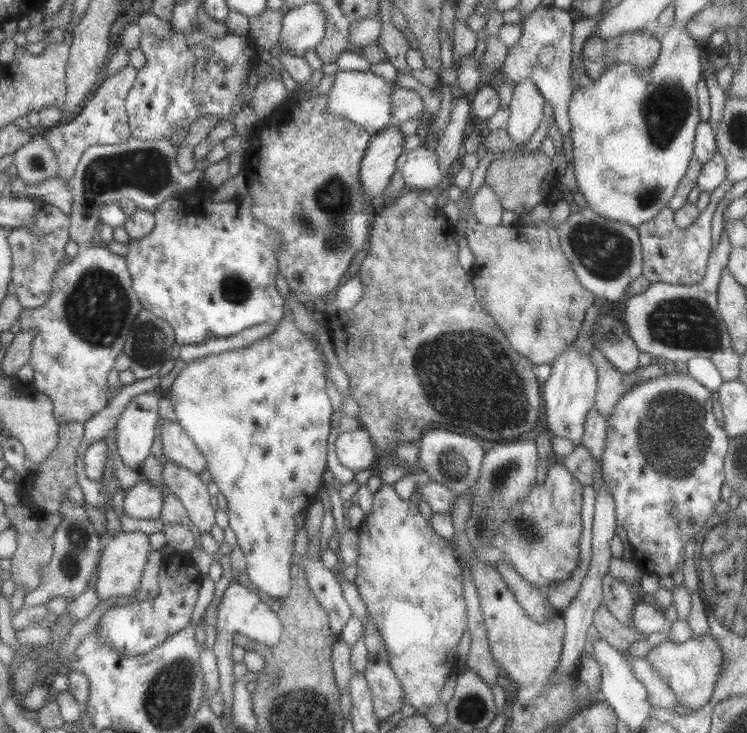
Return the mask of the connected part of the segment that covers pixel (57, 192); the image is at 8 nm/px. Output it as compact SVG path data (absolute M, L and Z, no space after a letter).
M59 176L37 185L27 185L25 193L30 197L37 195L43 198L69 215L73 211L74 193L71 189L71 183Z

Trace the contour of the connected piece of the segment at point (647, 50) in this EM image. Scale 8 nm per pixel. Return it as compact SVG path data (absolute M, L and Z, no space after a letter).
M654 28L632 34L620 34L608 40L602 40L592 34L582 48L582 64L587 75L595 82L602 71L615 64L648 68L658 58L660 48L659 34Z

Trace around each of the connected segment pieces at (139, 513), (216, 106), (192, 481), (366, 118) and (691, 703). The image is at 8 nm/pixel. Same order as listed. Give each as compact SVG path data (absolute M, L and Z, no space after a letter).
M143 478L138 486L128 490L125 497L126 519L159 520L166 504L164 490Z
M172 26L172 33L170 33L170 37L156 37L156 35L152 35L150 33L144 33L142 36L142 43L140 44L140 50L144 52L144 56L146 56L146 65L139 70L137 81L131 90L130 96L127 98L127 106L126 108L129 110L130 116L130 124L133 130L133 137L138 140L143 141L155 141L158 139L171 139L173 134L176 133L178 128L184 128L186 132L189 132L189 128L193 126L193 124L200 118L207 115L218 119L218 125L222 122L233 122L234 118L239 112L242 112L245 108L248 108L251 103L240 102L238 99L238 94L246 88L246 84L250 82L250 74L252 74L252 70L256 68L260 68L260 60L258 55L259 47L257 46L257 41L254 38L250 38L250 36L234 36L234 34L229 34L224 39L218 38L210 38L208 33L205 33L205 30L201 28L196 28L191 30L191 32L181 32L180 29L176 29Z
M168 462L164 468L166 485L182 501L191 524L198 527L201 533L211 533L216 528L216 508L212 504L214 496L199 475L172 462Z
M339 71L334 74L333 87L329 92L328 109L332 117L350 119L363 126L374 136L382 132L393 121L393 92L382 77L372 71Z
M708 633L701 637L689 638L681 643L666 639L664 644L648 650L645 659L675 692L677 702L683 711L695 711L710 702L718 677L723 670L723 664L725 664L720 645Z

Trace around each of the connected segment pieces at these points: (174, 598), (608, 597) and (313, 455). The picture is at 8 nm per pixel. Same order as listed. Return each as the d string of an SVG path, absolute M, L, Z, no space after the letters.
M174 552L166 561L161 572L160 596L143 602L138 612L126 607L107 610L96 632L98 640L122 654L140 656L164 645L169 638L192 624L204 575L190 552Z
M609 573L603 576L603 604L620 624L631 629L632 613L636 603L629 587L628 584L611 577Z
M293 315L286 316L279 324L275 332L267 337L252 343L250 346L223 351L217 355L208 355L194 359L187 364L187 367L179 374L172 387L170 399L175 406L175 414L179 423L189 432L191 439L200 447L208 459L208 470L213 482L218 485L222 495L229 502L228 514L231 521L231 528L237 533L239 545L247 554L247 568L253 588L258 590L264 597L284 599L290 596L294 588L293 566L296 564L296 539L298 539L298 516L308 514L308 510L318 502L318 493L326 486L324 474L328 470L328 442L330 432L334 428L334 404L328 394L328 364L324 360L322 348L310 335L304 334L294 321Z

